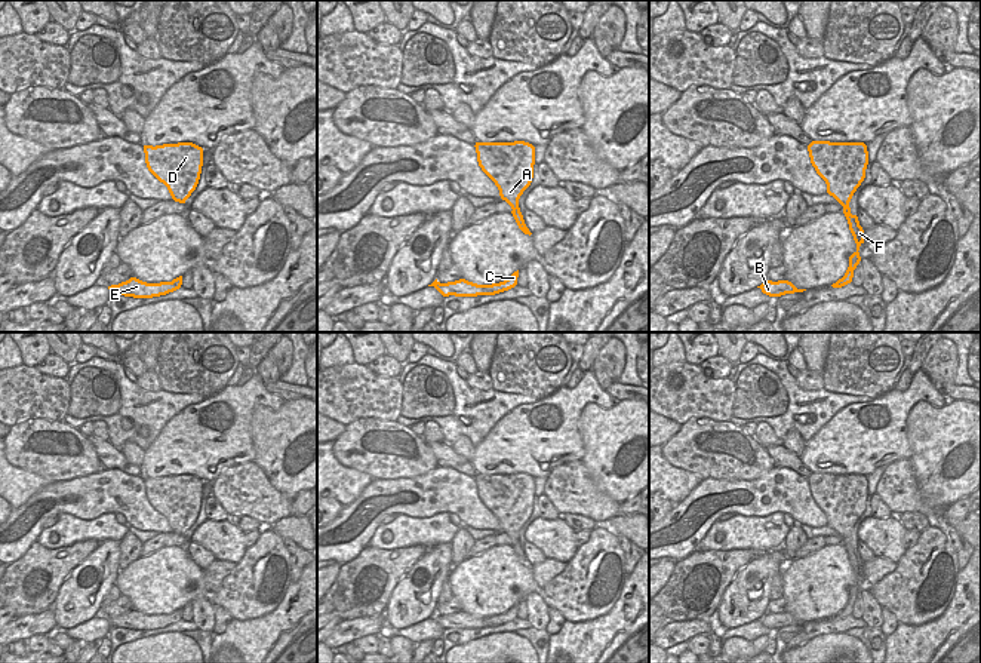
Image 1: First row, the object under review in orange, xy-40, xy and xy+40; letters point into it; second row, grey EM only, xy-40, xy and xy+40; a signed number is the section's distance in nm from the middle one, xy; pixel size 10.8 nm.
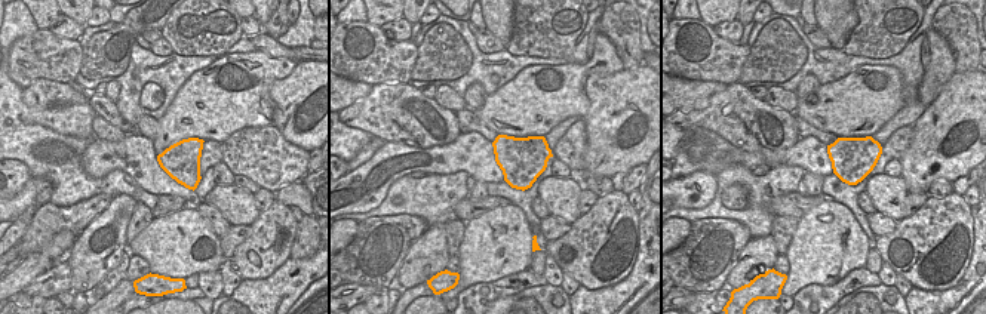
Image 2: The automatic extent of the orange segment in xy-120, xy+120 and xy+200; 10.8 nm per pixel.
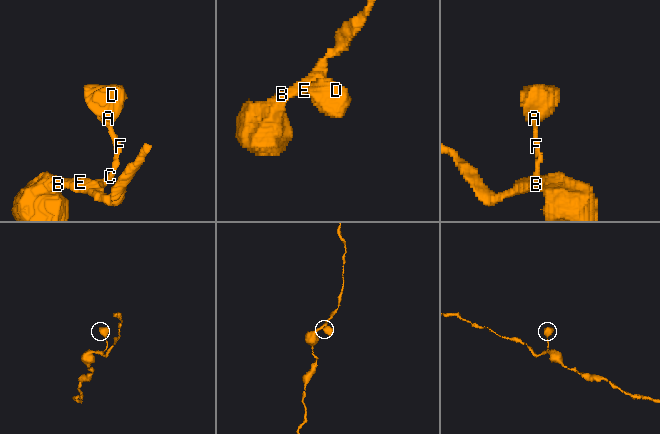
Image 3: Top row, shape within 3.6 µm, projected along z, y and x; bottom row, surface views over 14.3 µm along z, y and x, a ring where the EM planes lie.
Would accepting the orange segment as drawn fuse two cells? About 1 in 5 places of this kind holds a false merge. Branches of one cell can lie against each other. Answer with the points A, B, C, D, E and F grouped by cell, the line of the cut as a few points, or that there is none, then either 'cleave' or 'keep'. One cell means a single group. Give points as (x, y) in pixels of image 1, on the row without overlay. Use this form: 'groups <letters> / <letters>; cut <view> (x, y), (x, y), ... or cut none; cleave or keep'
groups A B C D E F; cut none; keep

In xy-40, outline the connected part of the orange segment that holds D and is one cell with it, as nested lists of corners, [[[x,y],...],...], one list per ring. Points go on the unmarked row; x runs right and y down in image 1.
[[[193,475],[144,478],[148,503],[163,515],[172,531],[179,535],[196,522],[202,498],[203,481]]]

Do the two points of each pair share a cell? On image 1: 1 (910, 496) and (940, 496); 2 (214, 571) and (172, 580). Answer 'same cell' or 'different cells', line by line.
1: different cells
2: different cells

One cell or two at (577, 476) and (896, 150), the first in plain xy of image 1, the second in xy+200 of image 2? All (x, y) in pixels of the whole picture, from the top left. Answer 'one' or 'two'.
one

